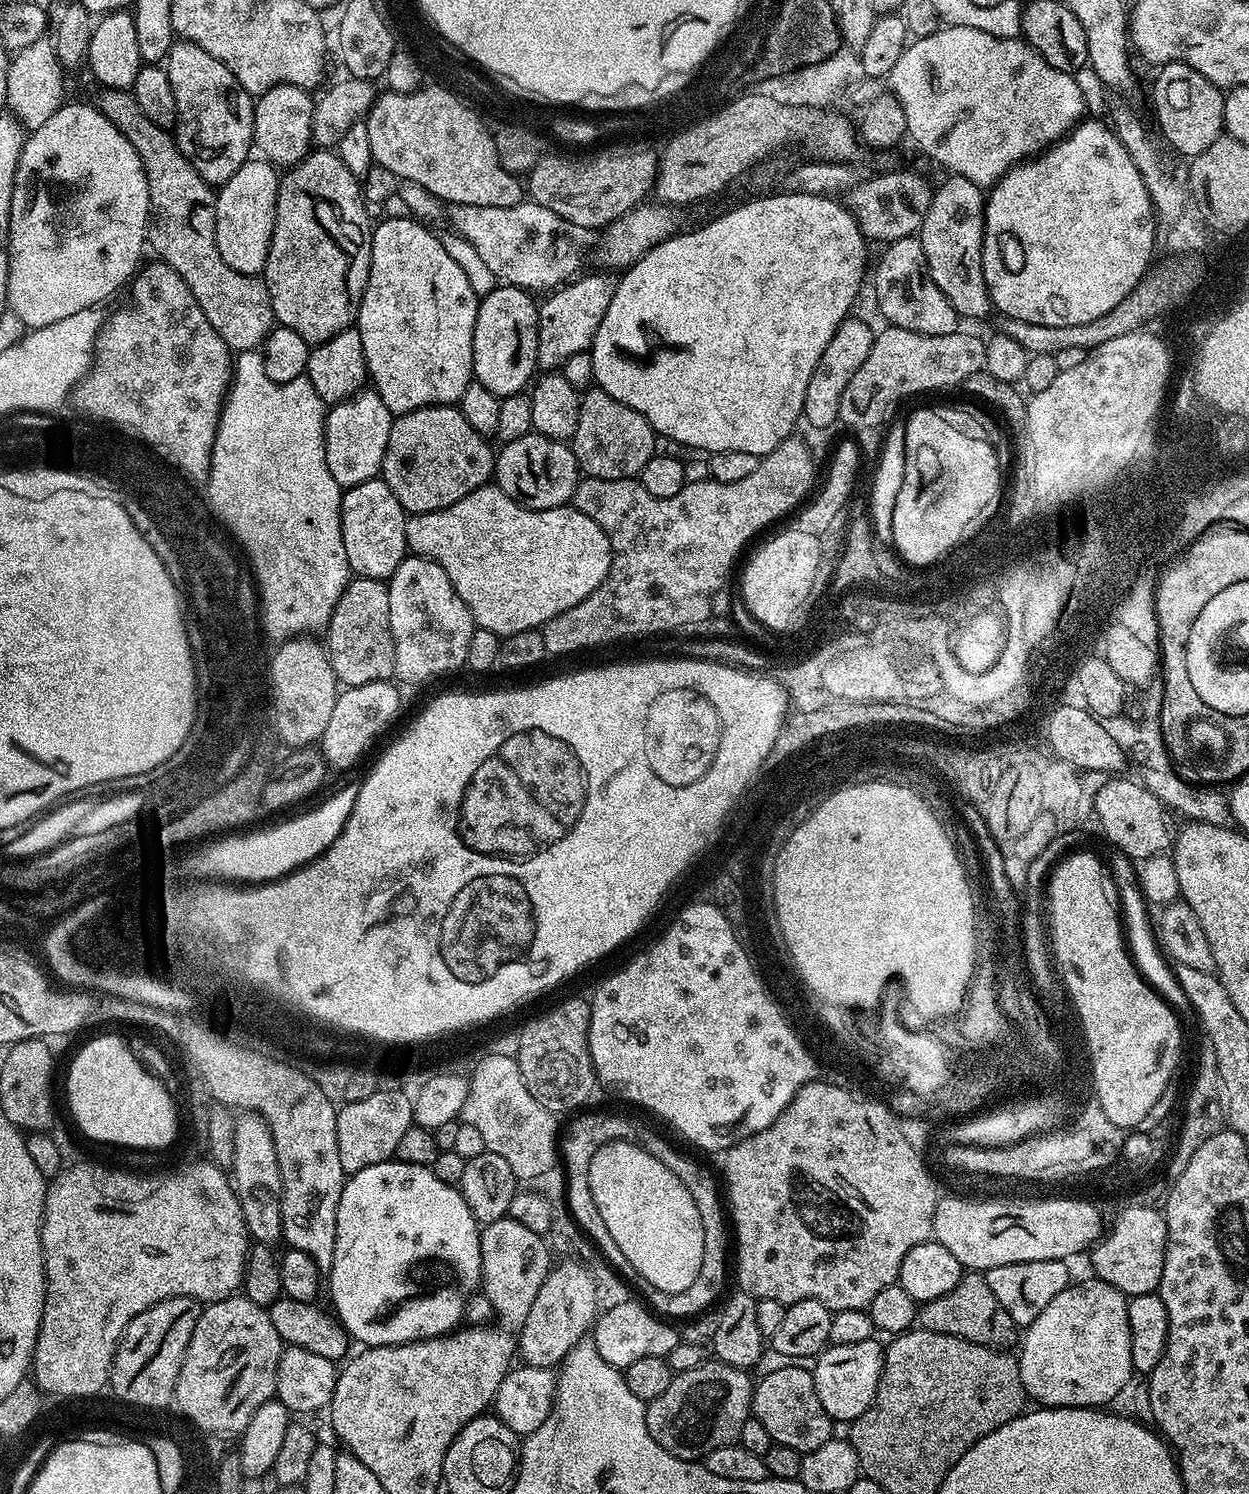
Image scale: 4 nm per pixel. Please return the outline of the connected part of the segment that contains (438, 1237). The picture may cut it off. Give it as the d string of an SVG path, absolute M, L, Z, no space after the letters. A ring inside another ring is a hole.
M398 1159L378 1162L374 1166L366 1166L366 1170L351 1173L345 1179L342 1198L336 1211L336 1237L334 1238L334 1262L326 1269L326 1292L332 1295L331 1311L334 1313L344 1331L360 1346L377 1348L378 1346L398 1346L419 1340L433 1340L436 1336L447 1336L461 1327L460 1319L464 1316L464 1307L472 1295L482 1288L482 1254L480 1253L481 1225L476 1223L470 1206L466 1206L466 1198L459 1187L442 1182L438 1174L434 1174L429 1166L414 1166Z

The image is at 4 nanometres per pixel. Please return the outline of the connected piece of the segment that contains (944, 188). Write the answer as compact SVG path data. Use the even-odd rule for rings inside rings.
M955 174L947 177L933 191L932 201L929 209L926 210L924 221L920 224L918 239L922 250L926 254L928 272L934 278L938 290L946 294L950 306L954 306L956 315L961 318L976 320L979 316L984 316L987 312L993 311L992 299L988 297L988 287L984 277L984 267L982 266L982 250L984 249L984 201L985 193L977 184L970 182L966 178Z

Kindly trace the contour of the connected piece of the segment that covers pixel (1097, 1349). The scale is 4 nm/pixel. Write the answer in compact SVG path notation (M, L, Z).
M1089 1278L1085 1284L1069 1283L1066 1290L1062 1290L1062 1294L1058 1294L1058 1298L1054 1298L1054 1302L1050 1302L1050 1306L1046 1306L1046 1310L1042 1310L1042 1314L1038 1314L1038 1318L1034 1318L1034 1322L1027 1325L1023 1329L1022 1339L1019 1341L1018 1359L1020 1361L1020 1377L1022 1378L1022 1386L1025 1393L1029 1397L1032 1396L1040 1406L1049 1408L1099 1408L1108 1406L1113 1403L1115 1395L1118 1394L1127 1382L1134 1375L1132 1367L1132 1355L1130 1354L1130 1318L1128 1317L1129 1297L1118 1291L1114 1286L1110 1286L1105 1280L1097 1280Z

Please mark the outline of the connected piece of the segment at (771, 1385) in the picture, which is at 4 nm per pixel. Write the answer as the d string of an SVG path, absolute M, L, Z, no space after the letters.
M796 1362L785 1365L785 1368L776 1368L755 1381L751 1415L766 1426L773 1444L790 1446L790 1450L805 1454L818 1450L832 1439L833 1419L826 1414L822 1402L818 1402L818 1390L811 1371Z

